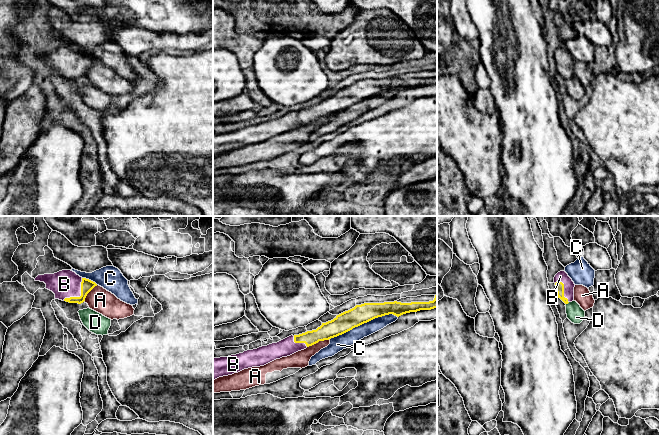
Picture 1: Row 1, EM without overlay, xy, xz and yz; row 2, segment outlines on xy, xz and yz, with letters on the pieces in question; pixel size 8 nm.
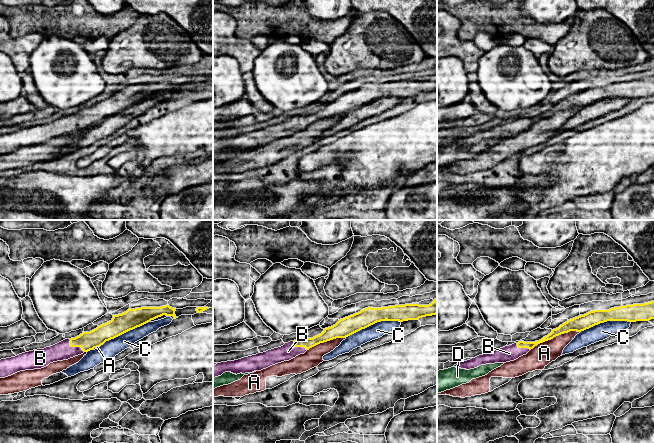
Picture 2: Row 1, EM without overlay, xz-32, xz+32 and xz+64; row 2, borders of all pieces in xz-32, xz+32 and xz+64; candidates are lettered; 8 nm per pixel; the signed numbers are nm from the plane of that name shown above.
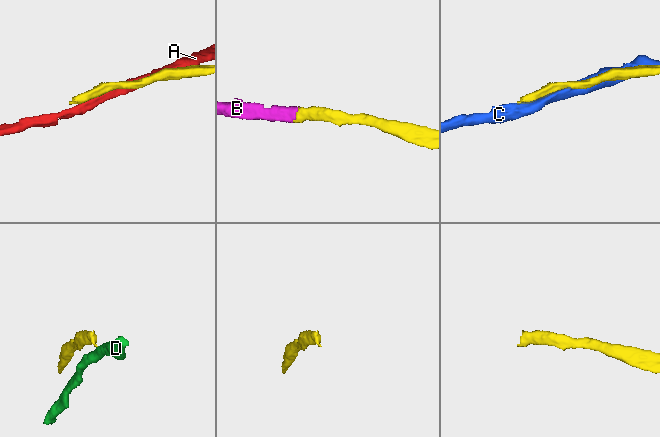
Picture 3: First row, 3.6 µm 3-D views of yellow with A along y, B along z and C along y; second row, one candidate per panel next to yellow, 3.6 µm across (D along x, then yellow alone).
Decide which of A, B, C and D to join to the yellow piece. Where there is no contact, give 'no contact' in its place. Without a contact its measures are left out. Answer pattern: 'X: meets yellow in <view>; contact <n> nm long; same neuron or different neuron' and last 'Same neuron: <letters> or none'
A: meets yellow in xz; contact 200 nm long; different neuron
B: meets yellow in xy; contact 240 nm long; same neuron
C: meets yellow in xz; contact 550 nm long; different neuron
D: meets yellow in yz; contact 40 nm long; different neuron
Same neuron: B

